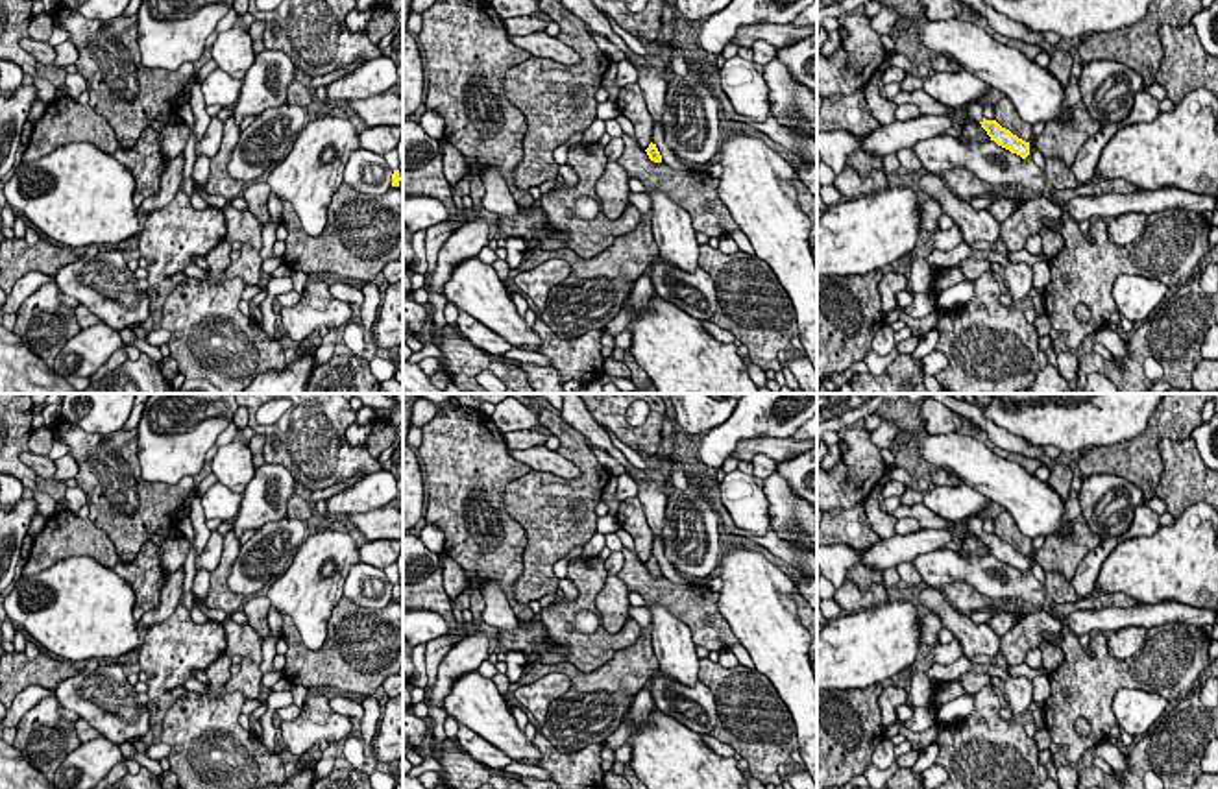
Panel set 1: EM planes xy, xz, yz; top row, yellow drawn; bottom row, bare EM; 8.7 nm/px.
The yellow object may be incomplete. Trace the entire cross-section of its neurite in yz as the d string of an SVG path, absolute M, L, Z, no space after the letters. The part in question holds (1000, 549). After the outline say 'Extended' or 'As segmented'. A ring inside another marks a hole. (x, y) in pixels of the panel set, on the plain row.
M978 514L978 516L968 516L965 521L959 523L965 525L968 532L980 536L981 541L991 551L991 554L1009 564L1011 567L1017 567L1022 573L1026 573L1029 569L1029 556L1018 552L1009 543L1002 541L996 534L985 534L983 521L985 521L983 514Z. Extended

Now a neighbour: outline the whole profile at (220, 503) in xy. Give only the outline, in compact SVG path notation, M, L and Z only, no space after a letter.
M222 482L213 484L201 495L205 519L233 521L240 510L242 493L235 493Z

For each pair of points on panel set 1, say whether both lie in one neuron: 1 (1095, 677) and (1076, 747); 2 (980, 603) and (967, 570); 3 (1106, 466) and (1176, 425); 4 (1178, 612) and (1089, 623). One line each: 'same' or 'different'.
1: same
2: different
3: same
4: same

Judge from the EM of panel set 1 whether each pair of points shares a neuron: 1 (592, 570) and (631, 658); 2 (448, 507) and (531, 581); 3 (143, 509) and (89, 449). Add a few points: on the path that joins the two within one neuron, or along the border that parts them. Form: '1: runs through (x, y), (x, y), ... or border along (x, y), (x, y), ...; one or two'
1: border along (642, 629), (631, 645), (590, 671); two
2: border along (522, 527), (525, 538), (523, 571), (511, 595); two
3: runs through (128, 494), (104, 464); one

